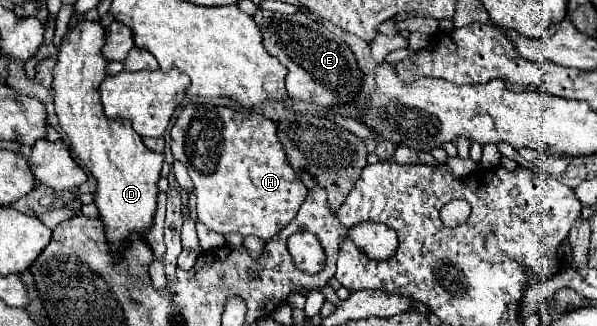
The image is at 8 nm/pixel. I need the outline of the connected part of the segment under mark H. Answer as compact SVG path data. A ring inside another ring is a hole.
M186 105L176 119L170 137L172 137L172 155L178 159L190 173L190 179L196 189L196 211L198 219L216 233L240 233L256 235L260 239L272 239L280 233L298 213L300 205L304 203L308 189L304 183L294 175L286 159L286 151L276 135L276 123L266 119L254 111L238 111L228 107L214 107L214 105Z

